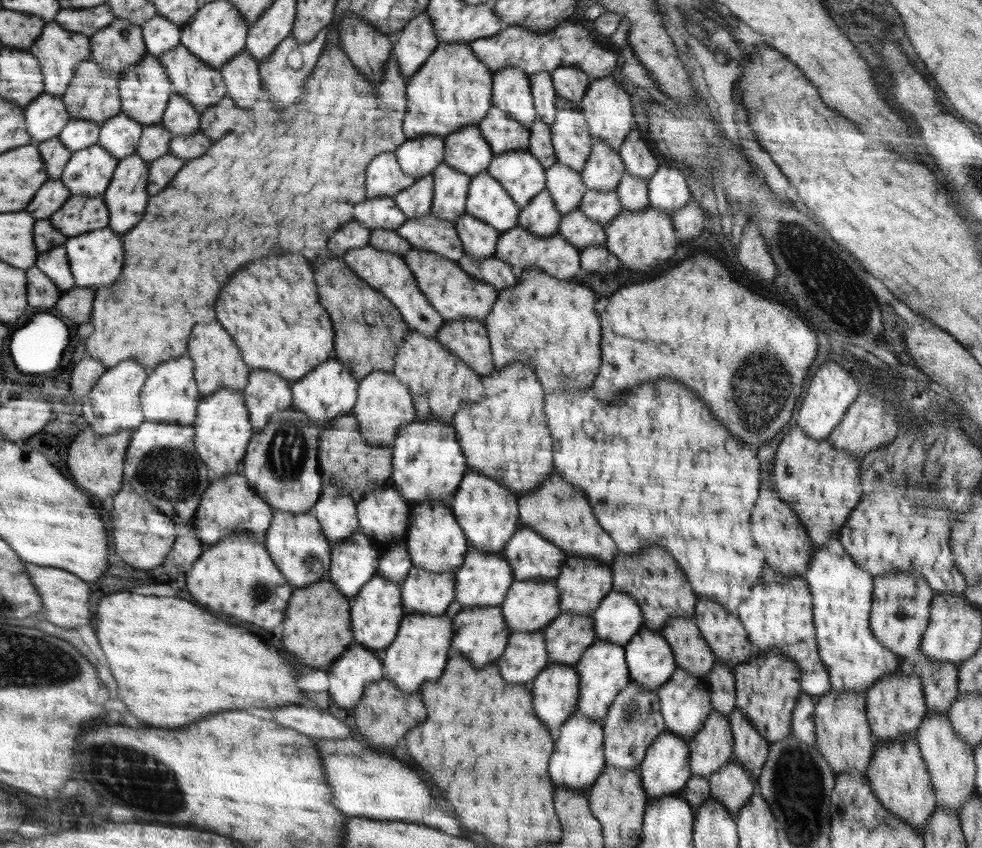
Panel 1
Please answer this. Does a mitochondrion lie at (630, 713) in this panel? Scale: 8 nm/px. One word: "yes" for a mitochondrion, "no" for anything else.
yes

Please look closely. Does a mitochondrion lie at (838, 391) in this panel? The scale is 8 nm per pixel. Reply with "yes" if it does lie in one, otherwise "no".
no

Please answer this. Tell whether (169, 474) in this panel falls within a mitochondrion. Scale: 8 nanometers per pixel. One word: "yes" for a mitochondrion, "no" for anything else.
yes

